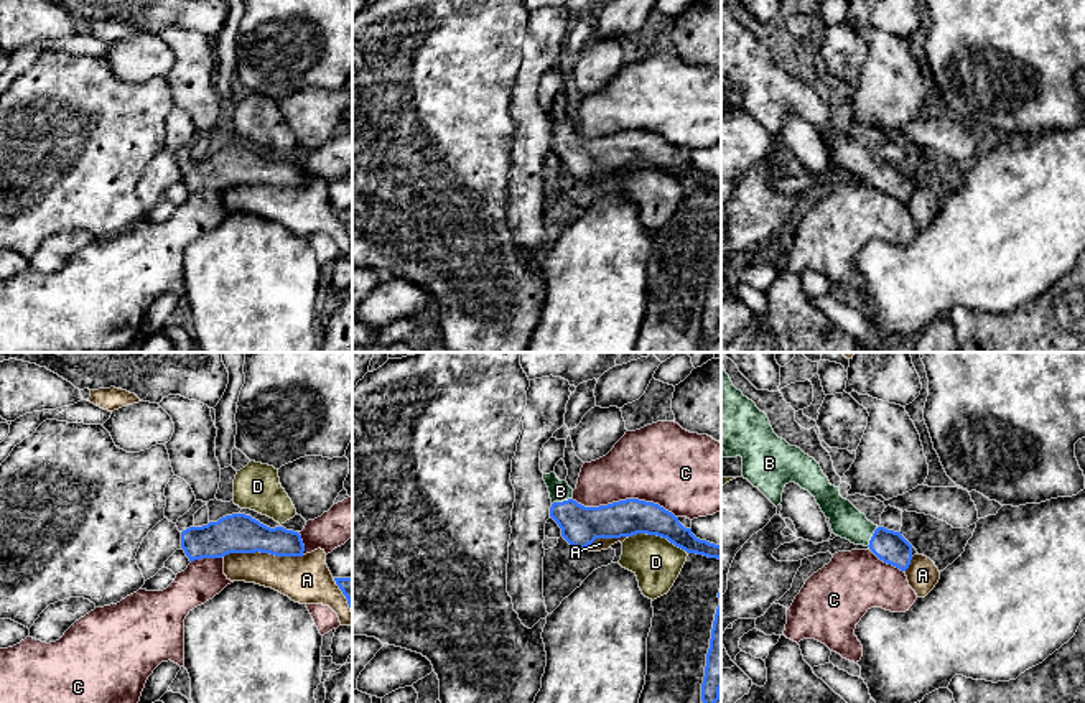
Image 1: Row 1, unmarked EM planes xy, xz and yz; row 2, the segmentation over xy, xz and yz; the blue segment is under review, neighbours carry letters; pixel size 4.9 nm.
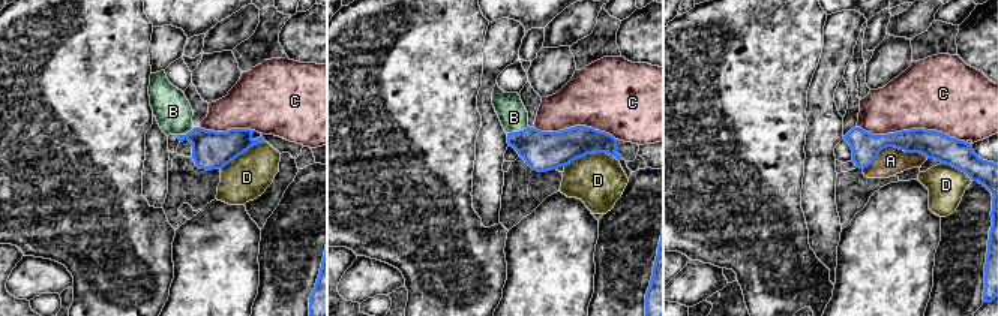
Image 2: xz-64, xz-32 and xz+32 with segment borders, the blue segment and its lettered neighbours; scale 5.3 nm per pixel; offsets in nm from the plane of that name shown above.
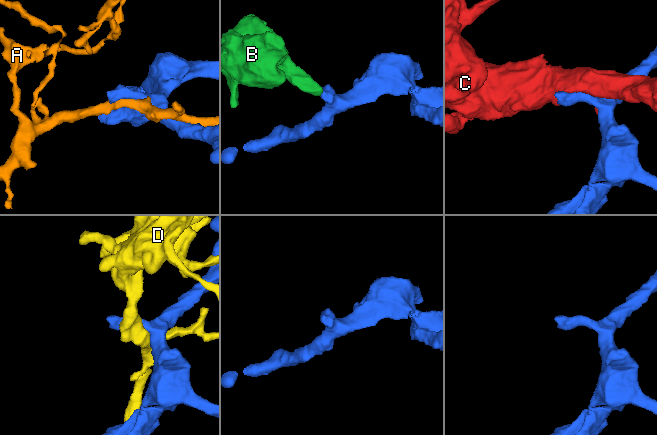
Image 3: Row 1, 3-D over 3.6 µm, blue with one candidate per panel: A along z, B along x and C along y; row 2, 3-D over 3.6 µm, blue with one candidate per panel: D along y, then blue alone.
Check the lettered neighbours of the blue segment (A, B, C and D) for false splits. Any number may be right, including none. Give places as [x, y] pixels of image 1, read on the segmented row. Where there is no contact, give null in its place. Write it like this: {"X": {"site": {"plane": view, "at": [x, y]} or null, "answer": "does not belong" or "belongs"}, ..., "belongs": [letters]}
{"A": {"site": {"plane": "xy", "at": [264, 552]}, "answer": "does not belong"}, "B": {"site": {"plane": "xz", "at": [560, 502]}, "answer": "belongs"}, "C": {"site": {"plane": "xz", "at": [624, 501]}, "answer": "does not belong"}, "D": {"site": {"plane": "xz", "at": [659, 535]}, "answer": "does not belong"}, "belongs": ["B"]}

